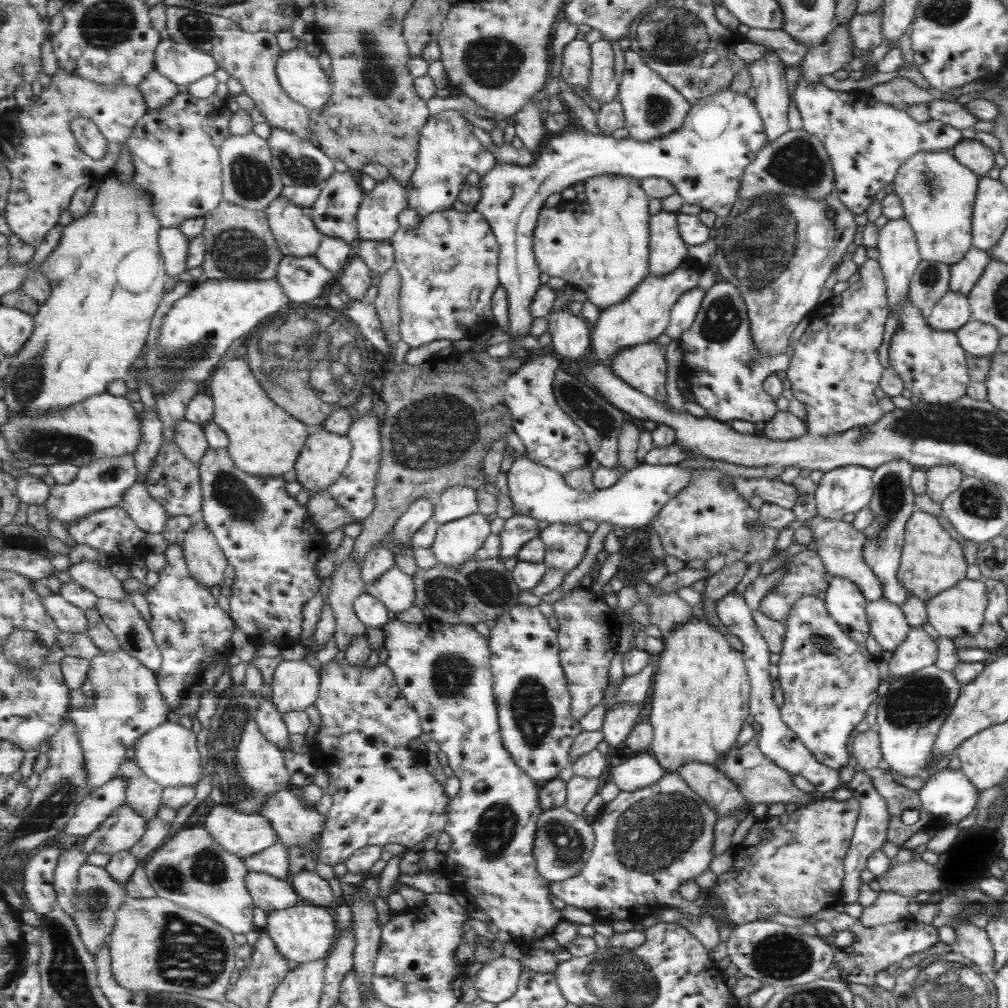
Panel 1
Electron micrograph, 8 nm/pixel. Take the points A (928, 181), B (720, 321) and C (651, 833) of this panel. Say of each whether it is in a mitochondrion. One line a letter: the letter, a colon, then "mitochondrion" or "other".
A: mitochondrion
B: mitochondrion
C: mitochondrion

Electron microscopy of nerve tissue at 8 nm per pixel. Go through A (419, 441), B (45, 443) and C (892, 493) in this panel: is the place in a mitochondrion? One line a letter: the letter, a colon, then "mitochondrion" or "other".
A: mitochondrion
B: mitochondrion
C: mitochondrion

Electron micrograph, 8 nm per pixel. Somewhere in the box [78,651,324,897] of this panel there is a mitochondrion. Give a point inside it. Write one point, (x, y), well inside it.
(232, 727)

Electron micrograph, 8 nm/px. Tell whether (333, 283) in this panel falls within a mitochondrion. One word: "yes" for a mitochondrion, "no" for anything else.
no

